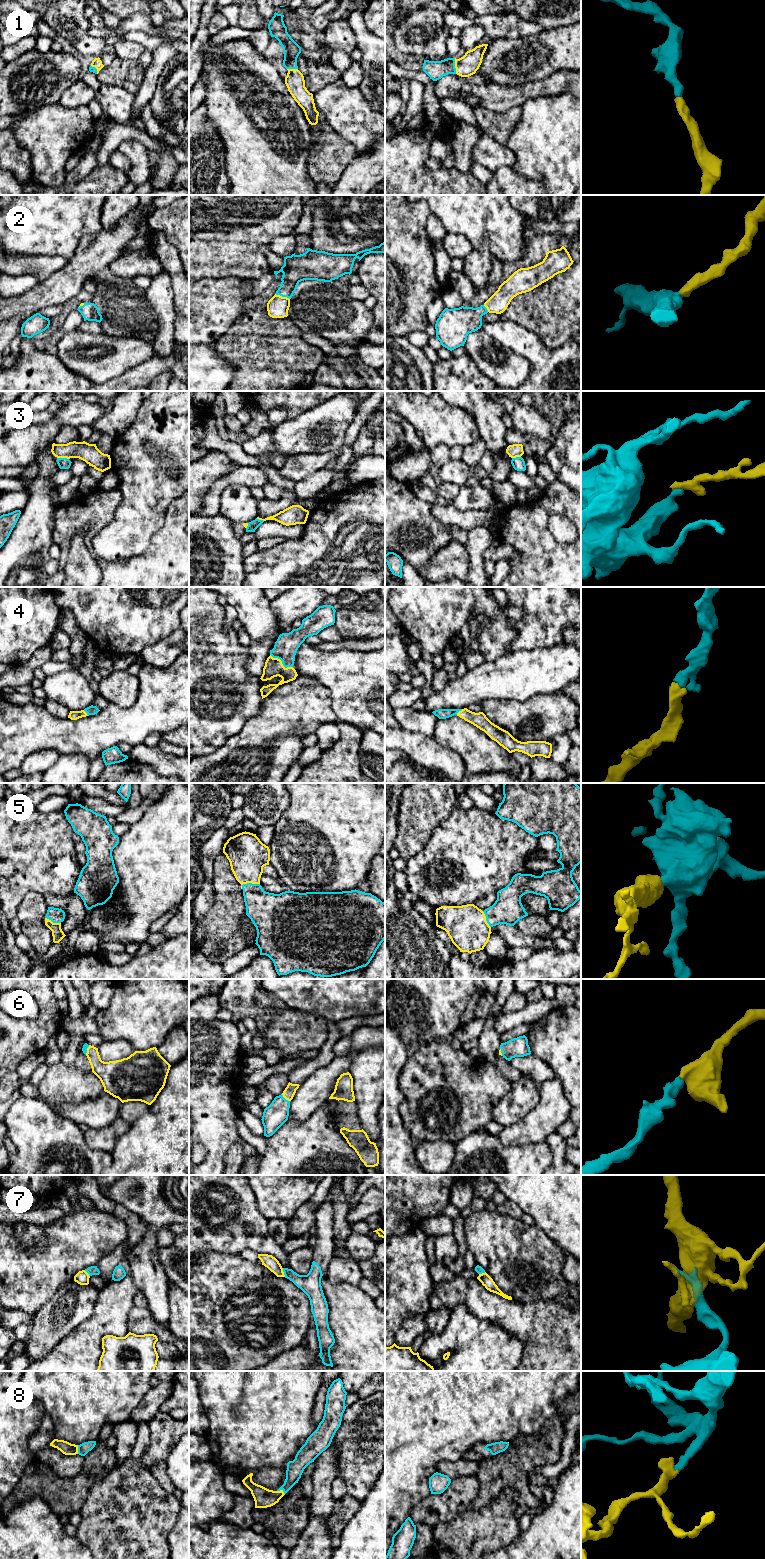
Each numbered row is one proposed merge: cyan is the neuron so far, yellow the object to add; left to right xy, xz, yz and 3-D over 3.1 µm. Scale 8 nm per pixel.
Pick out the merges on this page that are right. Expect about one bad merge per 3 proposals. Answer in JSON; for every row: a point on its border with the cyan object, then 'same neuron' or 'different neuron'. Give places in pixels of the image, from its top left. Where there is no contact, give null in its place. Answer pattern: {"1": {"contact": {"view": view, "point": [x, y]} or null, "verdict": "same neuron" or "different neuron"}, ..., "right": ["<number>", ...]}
{"1": {"contact": {"view": "yz", "point": [454, 66]}, "verdict": "same neuron"}, "2": {"contact": {"view": "xz", "point": [282, 296]}, "verdict": "same neuron"}, "3": {"contact": {"view": "xy", "point": [63, 458]}, "verdict": "different neuron"}, "4": {"contact": {"view": "xz", "point": [282, 662]}, "verdict": "same neuron"}, "5": {"contact": {"view": "xz", "point": [250, 883]}, "verdict": "same neuron"}, "6": {"contact": {"view": "xz", "point": [285, 1099]}, "verdict": "same neuron"}, "7": {"contact": {"view": "xz", "point": [283, 1271]}, "verdict": "different neuron"}, "8": {"contact": {"view": "xz", "point": [281, 1489]}, "verdict": "same neuron"}, "right": ["1", "2", "4", "5", "6", "8"]}

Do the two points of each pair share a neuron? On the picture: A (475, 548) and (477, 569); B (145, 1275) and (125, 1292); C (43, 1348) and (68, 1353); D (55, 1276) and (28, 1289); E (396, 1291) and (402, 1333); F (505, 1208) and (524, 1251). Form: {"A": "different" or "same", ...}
{"A": "same", "B": "different", "C": "different", "D": "same", "E": "different", "F": "different"}

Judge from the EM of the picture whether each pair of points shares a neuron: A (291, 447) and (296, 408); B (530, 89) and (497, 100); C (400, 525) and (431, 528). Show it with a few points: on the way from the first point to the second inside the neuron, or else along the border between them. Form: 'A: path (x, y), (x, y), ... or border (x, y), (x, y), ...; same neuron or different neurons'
A: border (316, 406), (288, 419); different neurons
B: path (522, 93), (515, 97), (505, 97); same neuron
C: path (408, 528), (423, 528); same neuron

